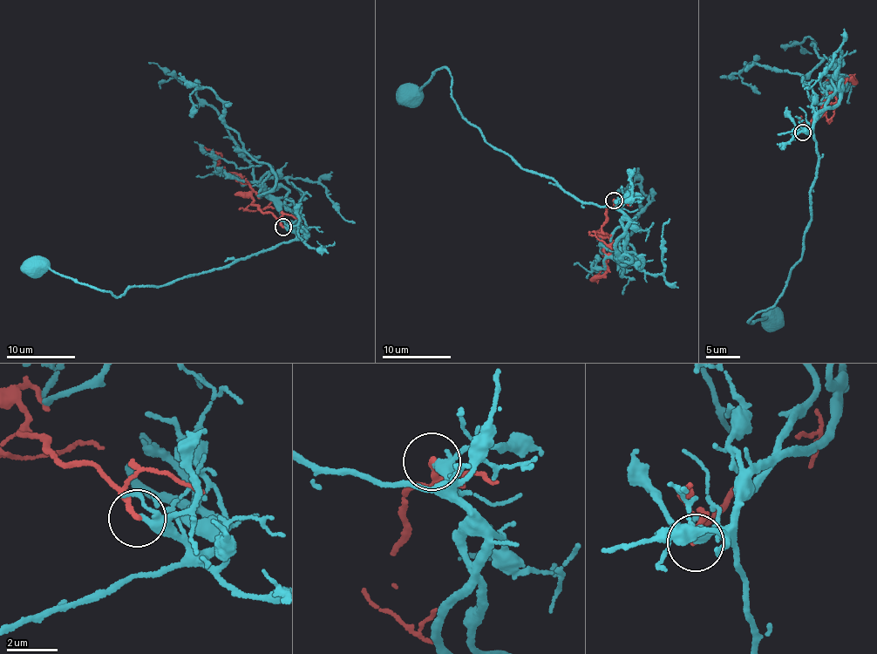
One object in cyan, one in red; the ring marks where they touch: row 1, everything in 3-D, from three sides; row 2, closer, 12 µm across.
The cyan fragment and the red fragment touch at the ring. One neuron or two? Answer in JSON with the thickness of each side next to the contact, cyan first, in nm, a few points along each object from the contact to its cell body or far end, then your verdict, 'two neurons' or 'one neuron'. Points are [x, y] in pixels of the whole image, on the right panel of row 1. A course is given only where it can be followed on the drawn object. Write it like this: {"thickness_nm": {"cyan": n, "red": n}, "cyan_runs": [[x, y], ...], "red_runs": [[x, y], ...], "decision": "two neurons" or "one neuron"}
{"thickness_nm": {"cyan": 200, "red": 200}, "cyan_runs": [[804, 132], [809, 129], [820, 158], [801, 257], [774, 304], [750, 320], [765, 317], [768, 325], [772, 319]], "red_runs": [[802, 132], [805, 124], [822, 116], [830, 92], [844, 87], [844, 81], [855, 81], [832, 77], [822, 84]], "decision": "two neurons"}

